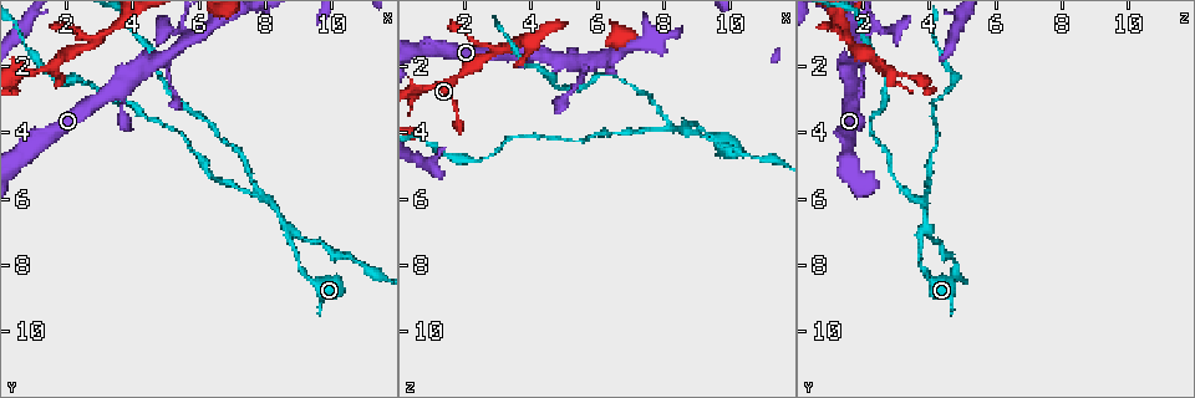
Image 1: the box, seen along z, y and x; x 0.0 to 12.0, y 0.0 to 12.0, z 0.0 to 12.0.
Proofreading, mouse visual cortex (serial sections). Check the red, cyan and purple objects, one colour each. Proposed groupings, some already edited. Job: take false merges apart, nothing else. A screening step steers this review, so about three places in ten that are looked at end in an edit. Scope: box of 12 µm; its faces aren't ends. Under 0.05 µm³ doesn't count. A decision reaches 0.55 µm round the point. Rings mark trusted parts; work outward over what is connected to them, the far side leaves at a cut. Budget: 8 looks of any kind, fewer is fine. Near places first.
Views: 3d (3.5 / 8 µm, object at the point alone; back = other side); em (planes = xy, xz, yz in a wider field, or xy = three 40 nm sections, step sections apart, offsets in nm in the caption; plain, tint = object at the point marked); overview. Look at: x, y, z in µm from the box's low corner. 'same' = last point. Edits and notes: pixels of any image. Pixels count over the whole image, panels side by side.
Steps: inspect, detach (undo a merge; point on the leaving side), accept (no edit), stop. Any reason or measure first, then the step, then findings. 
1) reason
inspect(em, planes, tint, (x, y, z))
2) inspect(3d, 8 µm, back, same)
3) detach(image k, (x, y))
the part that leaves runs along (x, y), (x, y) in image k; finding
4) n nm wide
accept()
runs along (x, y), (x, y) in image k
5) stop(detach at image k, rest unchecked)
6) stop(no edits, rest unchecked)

arms part here
inspect(3d, 3.5 µm, (5.7, 1.3, 2.0))

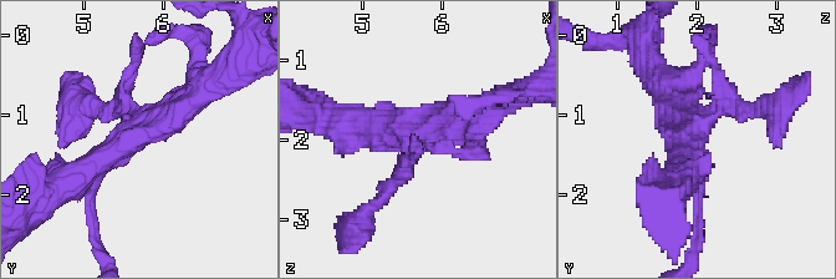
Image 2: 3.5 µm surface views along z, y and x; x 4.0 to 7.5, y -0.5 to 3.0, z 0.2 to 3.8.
3 arms; arms of 200, 350, 350 nm; need the tissue
inspect(em, xy, step 2, tint, (5.70, 1.20, 1.90))

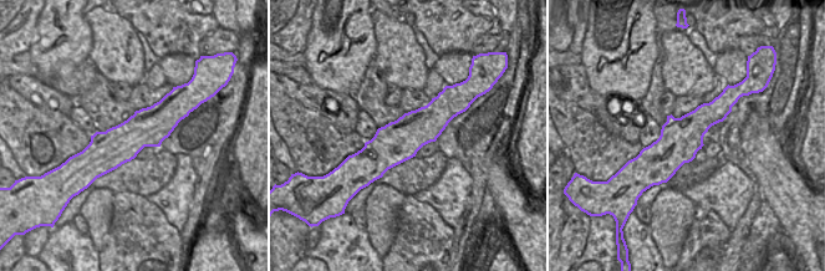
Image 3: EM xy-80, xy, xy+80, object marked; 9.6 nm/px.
inspect(em, xy, step 1, tint, same)

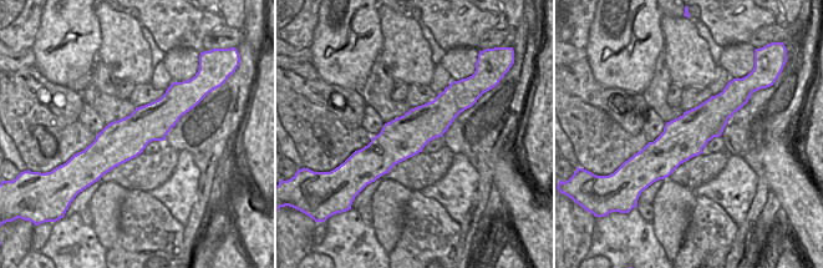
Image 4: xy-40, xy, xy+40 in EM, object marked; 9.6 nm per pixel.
accept()
runs along (69, 179), (181, 110), (203, 87) in image 2; continuous, no second cell

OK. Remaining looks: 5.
sharp bend
inspect(3d, 3.5 µm, (2.9, 1.3, 1.6))

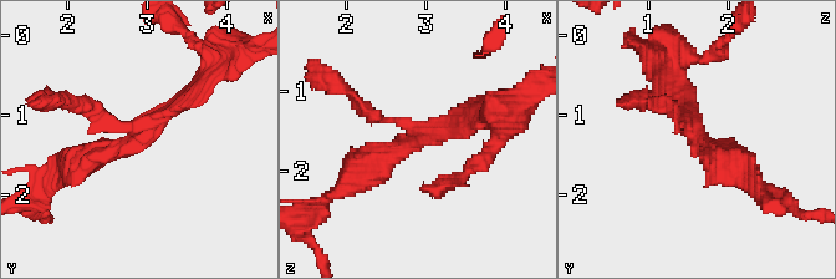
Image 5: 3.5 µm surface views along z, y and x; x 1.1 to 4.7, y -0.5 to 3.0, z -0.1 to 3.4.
inspect(em, planes, plain, (2.95, 1.25, 1.60))

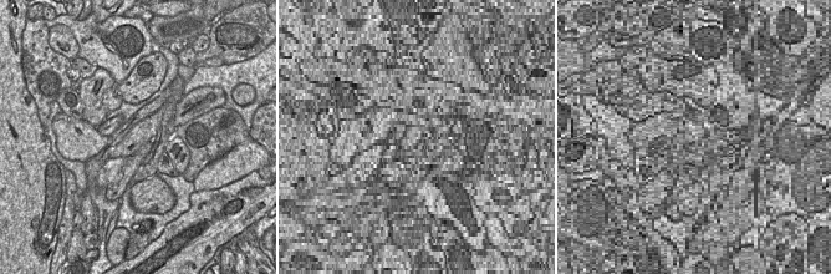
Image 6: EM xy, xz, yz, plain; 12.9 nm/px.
inspect(em, planes, tint, same)

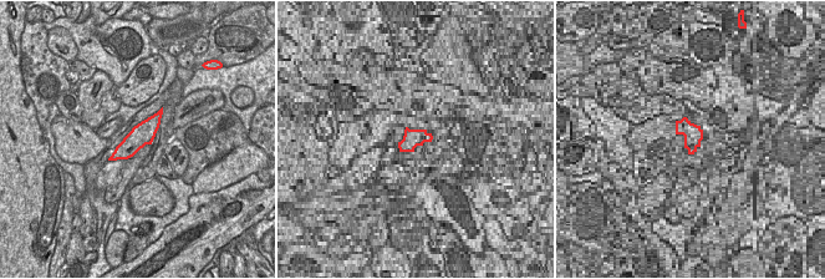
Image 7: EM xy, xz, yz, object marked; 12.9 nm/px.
accept()
runs along (157, 116), (123, 151), (115, 156) in image 7; continuous, no second cell

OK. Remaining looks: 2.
stop(no edits, rest unchecked)

